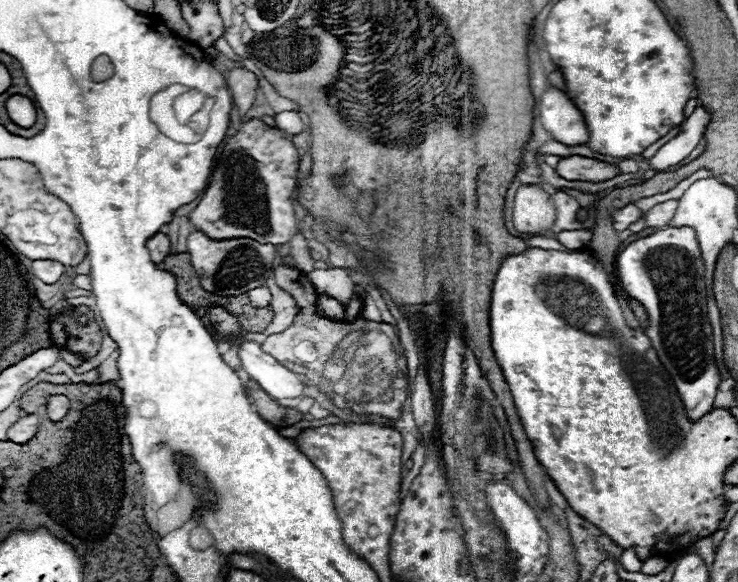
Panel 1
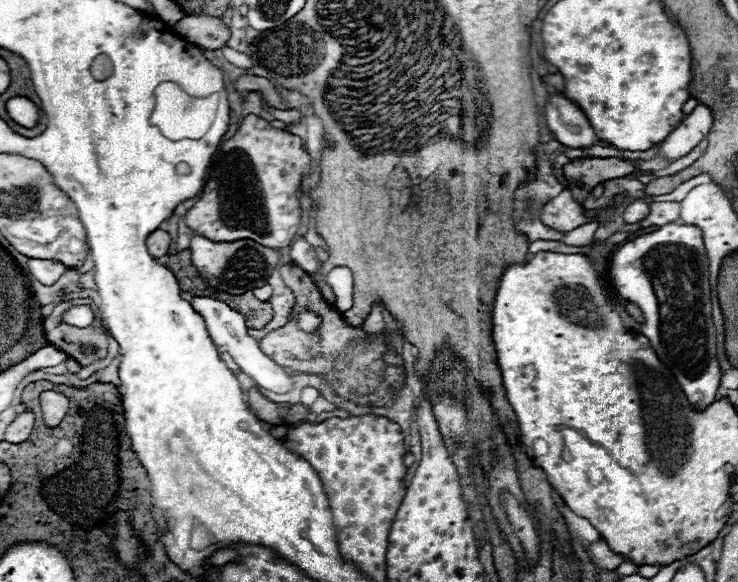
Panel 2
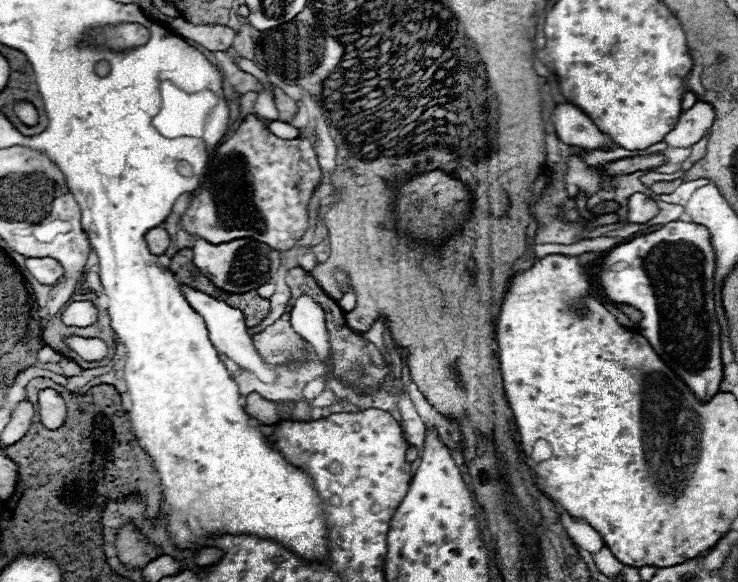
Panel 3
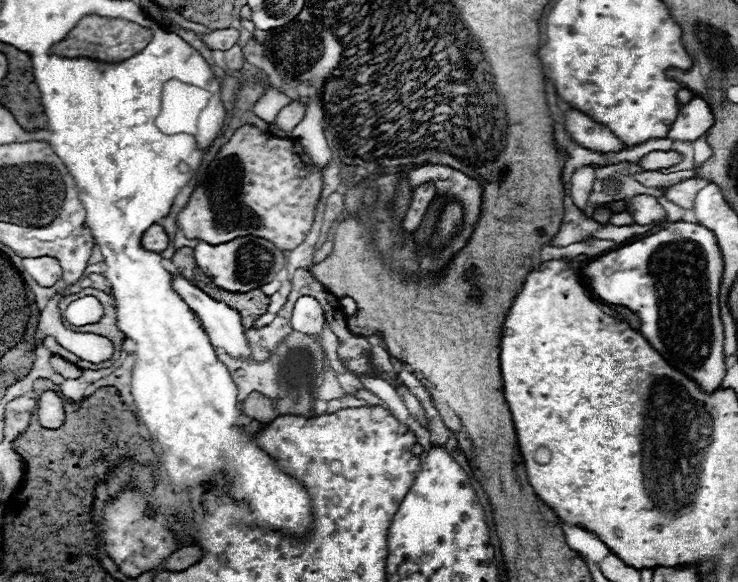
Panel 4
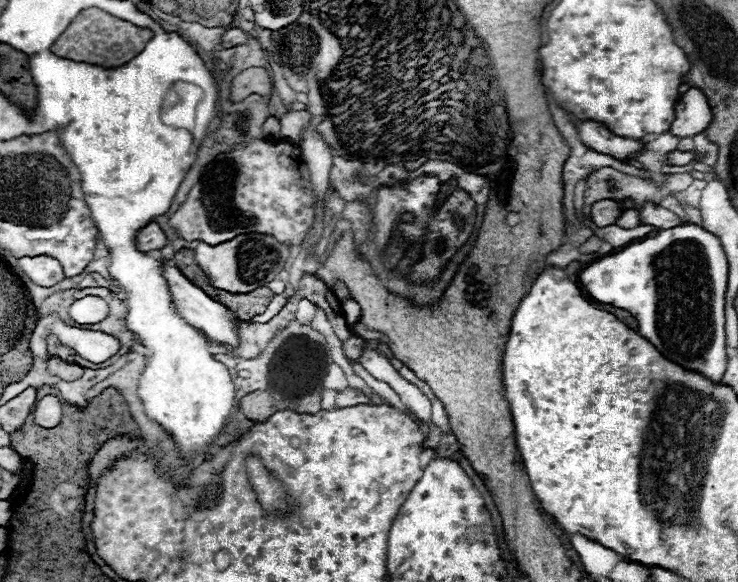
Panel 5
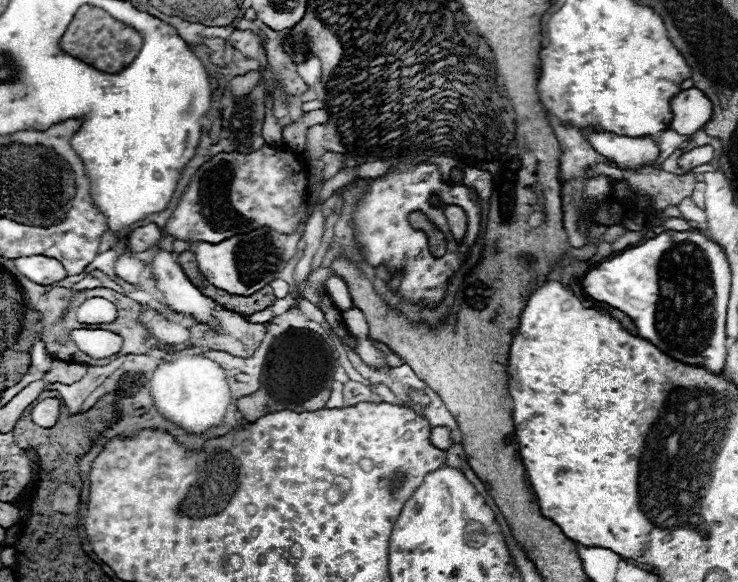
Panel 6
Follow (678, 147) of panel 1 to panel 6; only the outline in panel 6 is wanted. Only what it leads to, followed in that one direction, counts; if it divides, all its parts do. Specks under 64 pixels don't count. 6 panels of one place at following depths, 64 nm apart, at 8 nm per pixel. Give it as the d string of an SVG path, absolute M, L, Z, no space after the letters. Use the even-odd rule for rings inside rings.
M698 88L680 90L670 100L670 108L674 114L670 128L686 136L698 132L712 118L712 102Z

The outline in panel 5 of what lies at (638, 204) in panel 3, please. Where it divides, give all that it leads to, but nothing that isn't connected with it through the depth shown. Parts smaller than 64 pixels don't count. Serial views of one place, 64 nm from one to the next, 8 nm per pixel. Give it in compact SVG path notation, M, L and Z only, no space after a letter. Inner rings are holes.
M646 202L640 210L640 222L642 224L652 224L656 228L674 228L674 226L682 226L684 220L680 220L676 214L672 214L670 210L662 208L662 206L654 206L650 202Z

